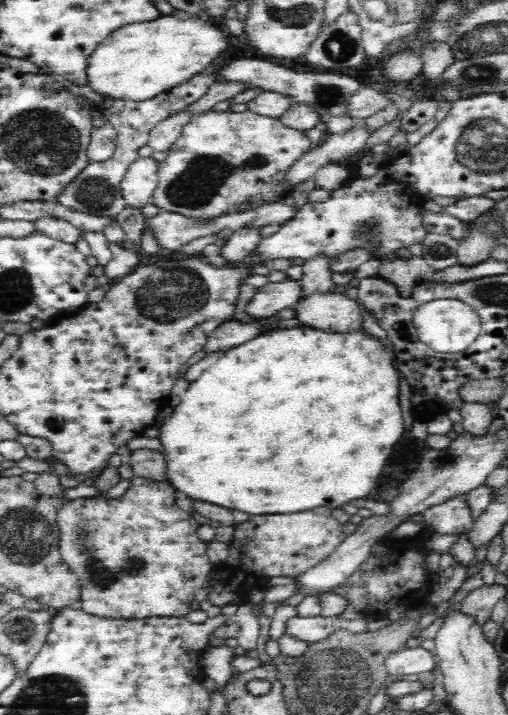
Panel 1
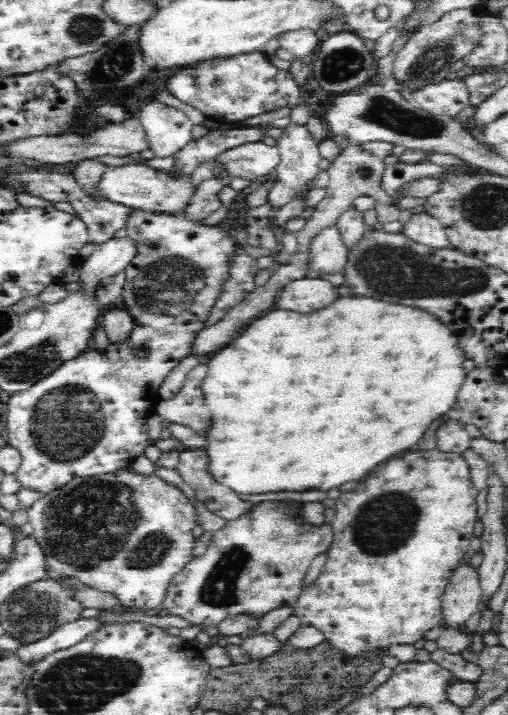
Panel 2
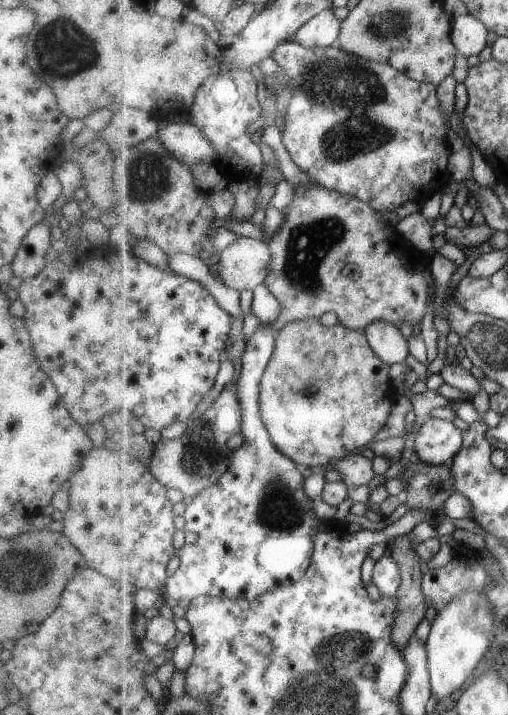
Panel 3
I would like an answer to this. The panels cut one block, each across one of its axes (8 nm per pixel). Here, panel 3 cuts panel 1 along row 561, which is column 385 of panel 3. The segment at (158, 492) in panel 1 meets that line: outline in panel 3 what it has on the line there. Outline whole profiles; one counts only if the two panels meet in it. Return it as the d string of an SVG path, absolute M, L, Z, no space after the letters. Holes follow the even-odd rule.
M294 40L283 41L275 48L275 52L271 54L271 57L277 64L281 64L283 72L287 74L288 87L295 88L295 92L291 96L291 102L287 106L287 114L285 114L285 118L282 120L280 126L282 144L298 168L308 176L311 176L317 184L321 184L321 186L325 186L329 190L337 190L339 194L349 194L351 198L359 198L363 202L369 202L377 212L393 212L399 206L403 206L405 202L409 202L409 200L417 202L415 200L417 196L419 196L419 203L423 204L433 194L437 192L442 193L445 187L451 186L452 177L449 173L450 152L447 146L447 132L451 128L447 124L447 118L443 116L441 106L439 106L439 86L410 79L405 74L401 74L401 72L395 70L393 66L389 66L389 64L371 62L371 60L353 56L353 54L345 52L345 50L337 45L329 48L319 47L310 49L306 46L301 46L301 44L296 43Z

